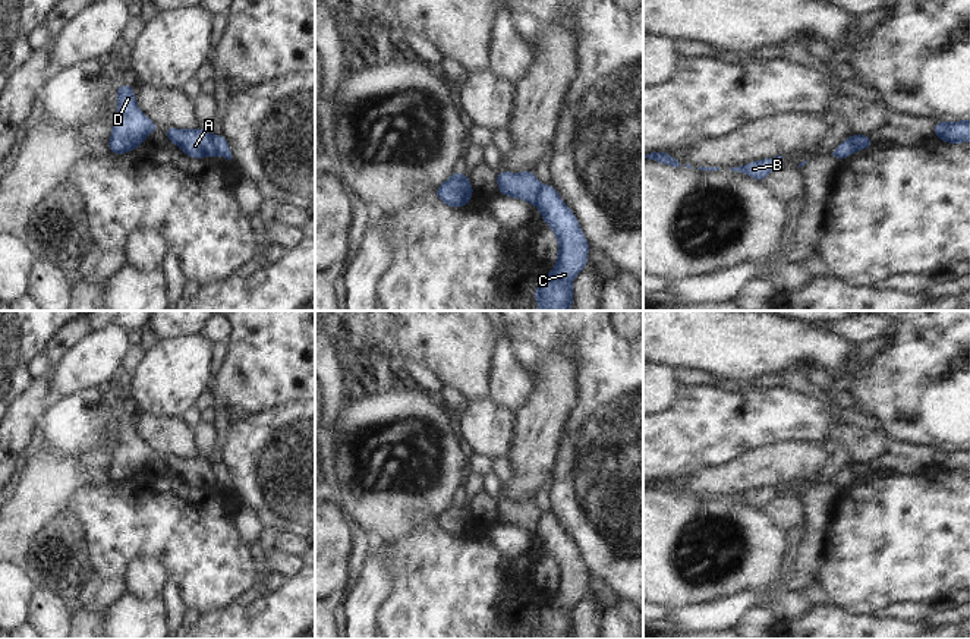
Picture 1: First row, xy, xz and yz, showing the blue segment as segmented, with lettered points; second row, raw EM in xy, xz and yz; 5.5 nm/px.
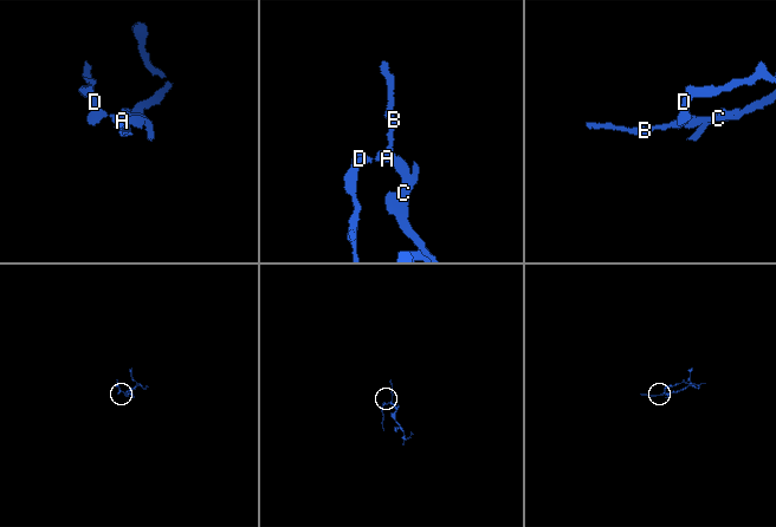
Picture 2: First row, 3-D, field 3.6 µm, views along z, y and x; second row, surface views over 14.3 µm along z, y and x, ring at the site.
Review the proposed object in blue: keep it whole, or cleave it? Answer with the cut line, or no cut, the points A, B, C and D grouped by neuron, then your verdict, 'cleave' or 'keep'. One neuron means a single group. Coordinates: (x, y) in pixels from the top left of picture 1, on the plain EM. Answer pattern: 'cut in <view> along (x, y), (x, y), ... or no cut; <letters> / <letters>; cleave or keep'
cut in xy along (210, 465), (216, 482); A B D / C; cleave

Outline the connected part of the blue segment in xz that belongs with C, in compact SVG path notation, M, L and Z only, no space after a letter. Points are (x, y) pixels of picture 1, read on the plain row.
M552 511L539 516L533 532L555 561L558 569L557 592L535 617L533 626L539 639L570 639L573 632L571 611L589 592L590 572L580 558L576 542L563 531Z

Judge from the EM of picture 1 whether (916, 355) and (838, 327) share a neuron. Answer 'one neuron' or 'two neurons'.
two neurons

